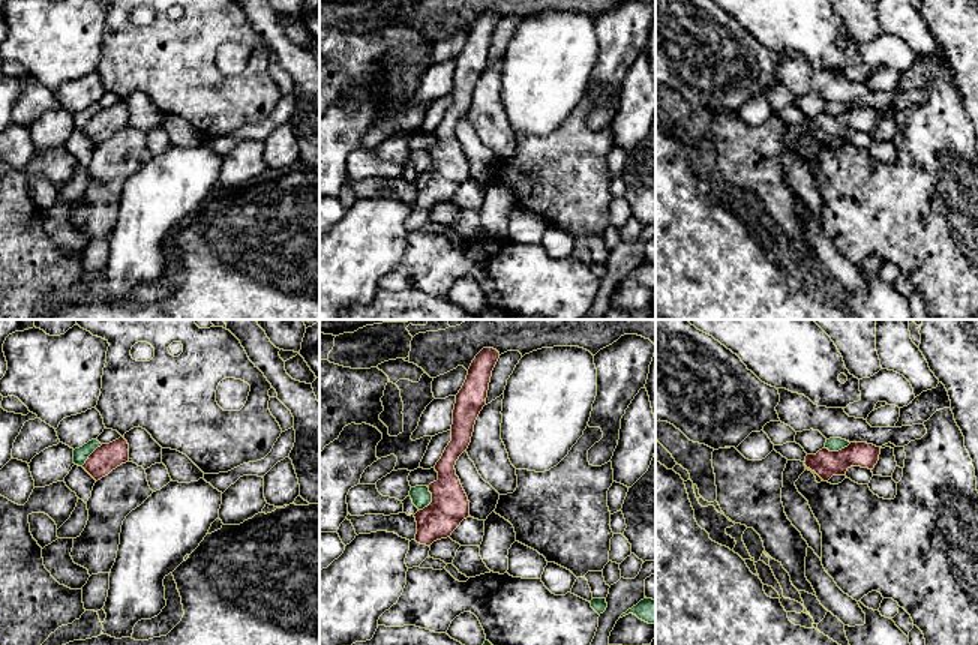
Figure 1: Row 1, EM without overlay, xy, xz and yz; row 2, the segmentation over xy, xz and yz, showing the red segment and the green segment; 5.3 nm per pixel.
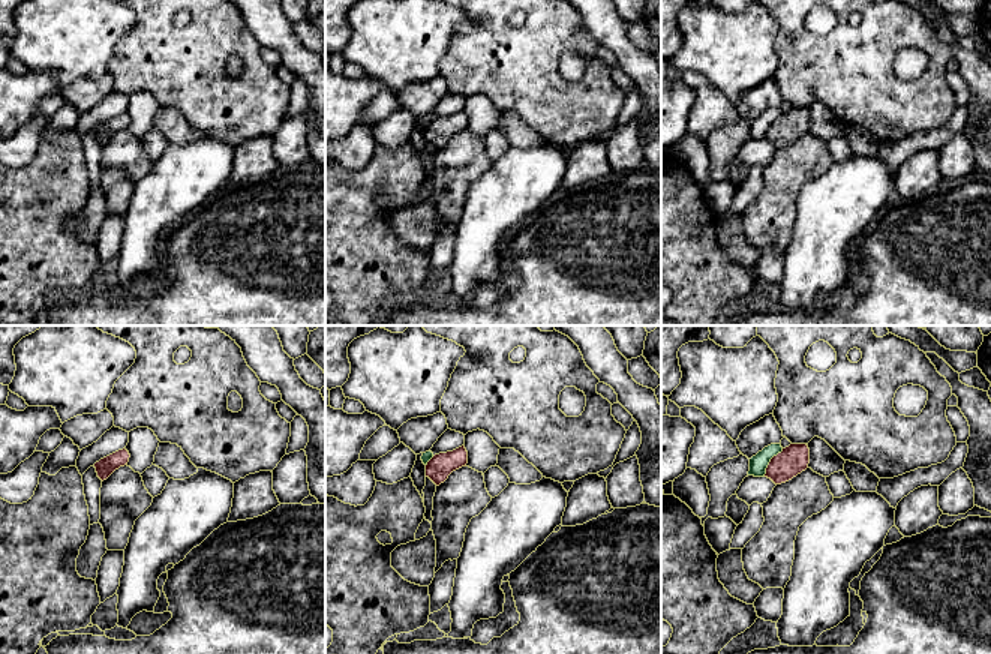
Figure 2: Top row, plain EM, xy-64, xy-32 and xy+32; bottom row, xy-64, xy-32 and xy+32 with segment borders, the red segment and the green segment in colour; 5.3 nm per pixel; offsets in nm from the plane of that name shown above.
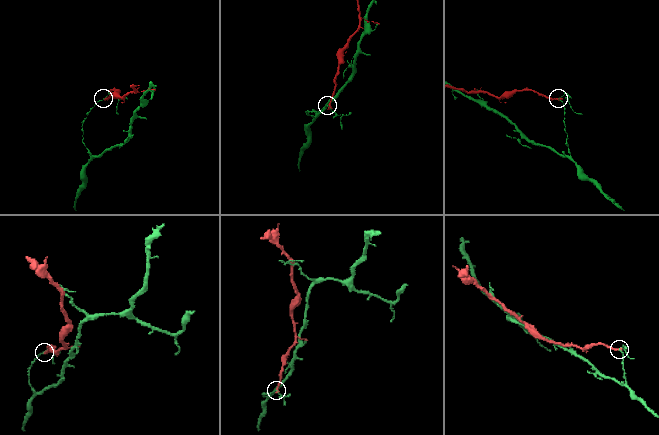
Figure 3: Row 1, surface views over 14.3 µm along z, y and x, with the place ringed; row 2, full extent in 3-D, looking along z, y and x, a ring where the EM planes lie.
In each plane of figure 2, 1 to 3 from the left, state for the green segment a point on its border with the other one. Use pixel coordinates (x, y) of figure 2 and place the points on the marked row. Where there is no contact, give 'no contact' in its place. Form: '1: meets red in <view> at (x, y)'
1: no contact
2: meets red in xy-32 at (429, 461)
3: meets red in xy+32 at (769, 462)

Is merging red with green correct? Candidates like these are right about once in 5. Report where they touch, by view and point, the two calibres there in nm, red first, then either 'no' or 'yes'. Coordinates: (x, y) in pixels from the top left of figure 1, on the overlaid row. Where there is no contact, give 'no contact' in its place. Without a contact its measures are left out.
contact xz (432, 500); calibres 200 and 110 nm; no

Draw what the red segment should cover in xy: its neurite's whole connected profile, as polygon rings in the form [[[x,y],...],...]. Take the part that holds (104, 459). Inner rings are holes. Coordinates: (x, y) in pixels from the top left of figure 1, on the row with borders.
[[[120,436],[118,440],[102,444],[86,460],[82,468],[98,482],[112,470],[129,460],[129,444]]]

